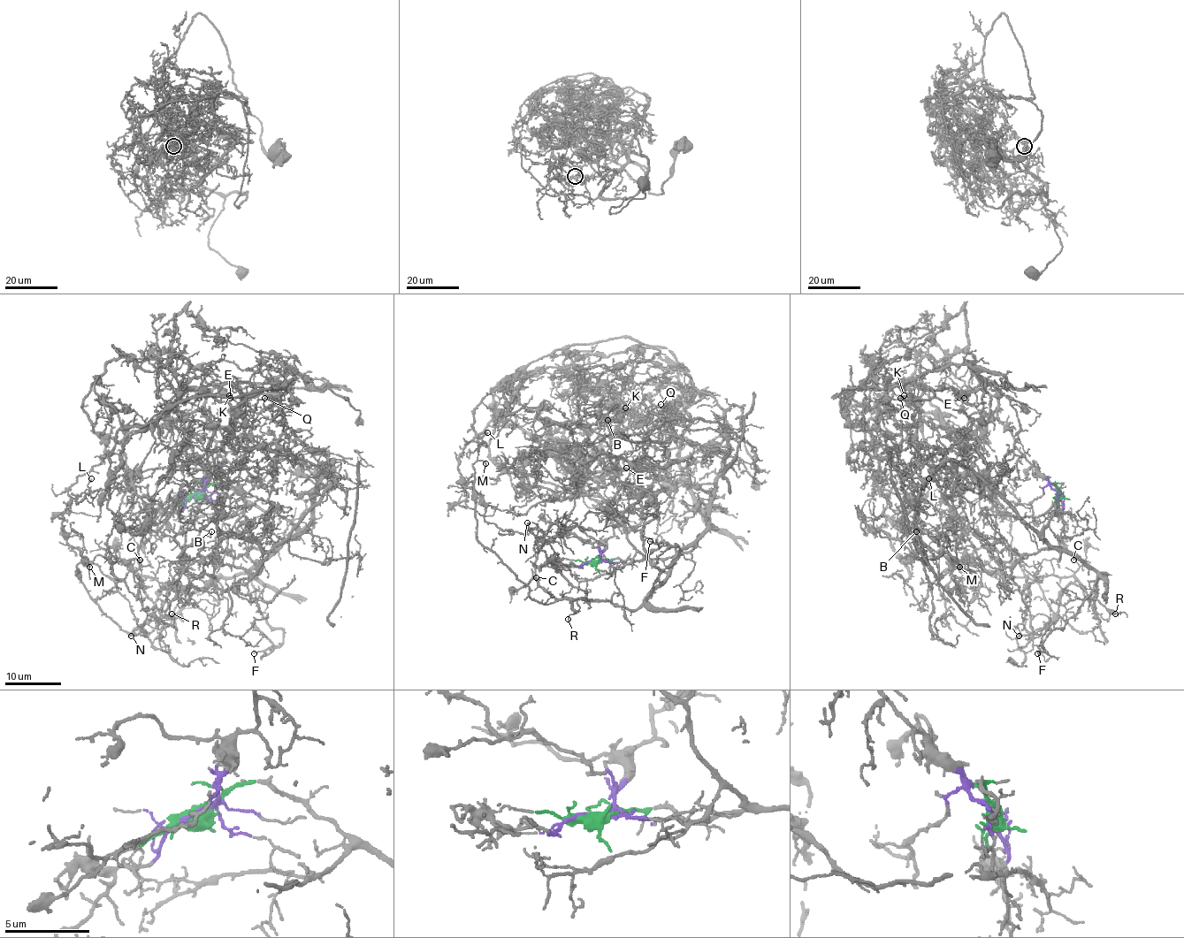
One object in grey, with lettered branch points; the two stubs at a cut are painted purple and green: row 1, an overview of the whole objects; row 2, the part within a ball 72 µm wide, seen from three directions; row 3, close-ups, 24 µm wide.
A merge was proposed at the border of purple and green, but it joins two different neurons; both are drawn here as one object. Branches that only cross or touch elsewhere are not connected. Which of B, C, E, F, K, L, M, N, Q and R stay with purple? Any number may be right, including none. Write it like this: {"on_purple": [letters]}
{"on_purple": ["E", "K", "L", "Q"]}

